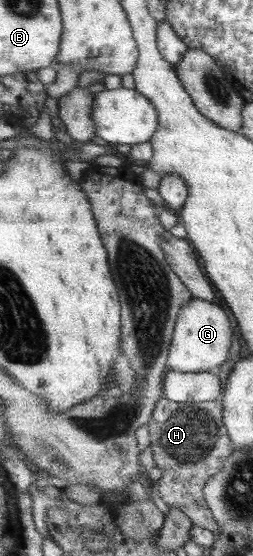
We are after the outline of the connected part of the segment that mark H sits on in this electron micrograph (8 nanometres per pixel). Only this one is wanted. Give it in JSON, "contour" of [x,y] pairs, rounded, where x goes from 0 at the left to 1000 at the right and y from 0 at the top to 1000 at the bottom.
{"contour":[[[648,712],[617,723],[601,755],[581,764],[581,775],[617,820],[617,833],[640,847],[640,858],[617,871],[628,890],[668,914],[704,914],[759,932],[767,946],[791,946],[842,955],[858,964],[874,957],[870,942],[846,930],[842,915],[810,896],[814,872],[874,849],[893,827],[933,811],[929,797],[901,777],[885,757],[885,723],[866,716],[834,723],[684,723]]]}

